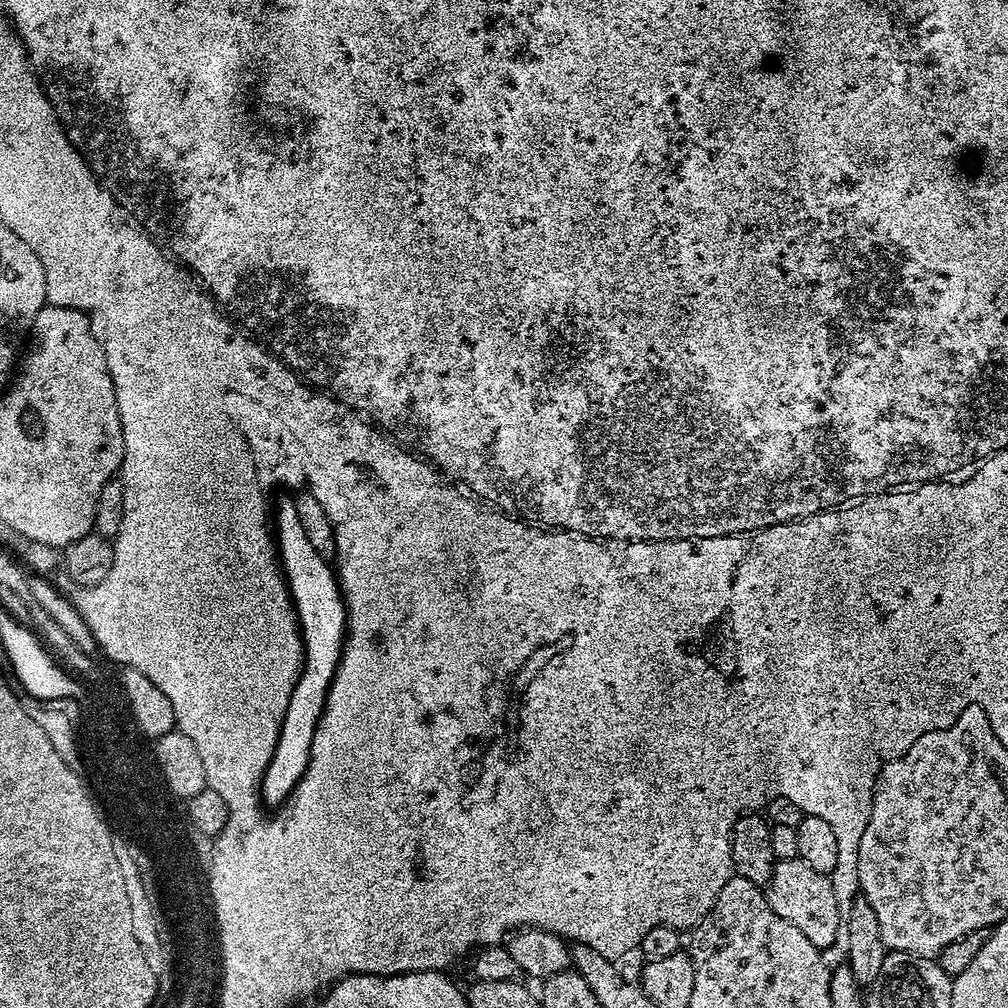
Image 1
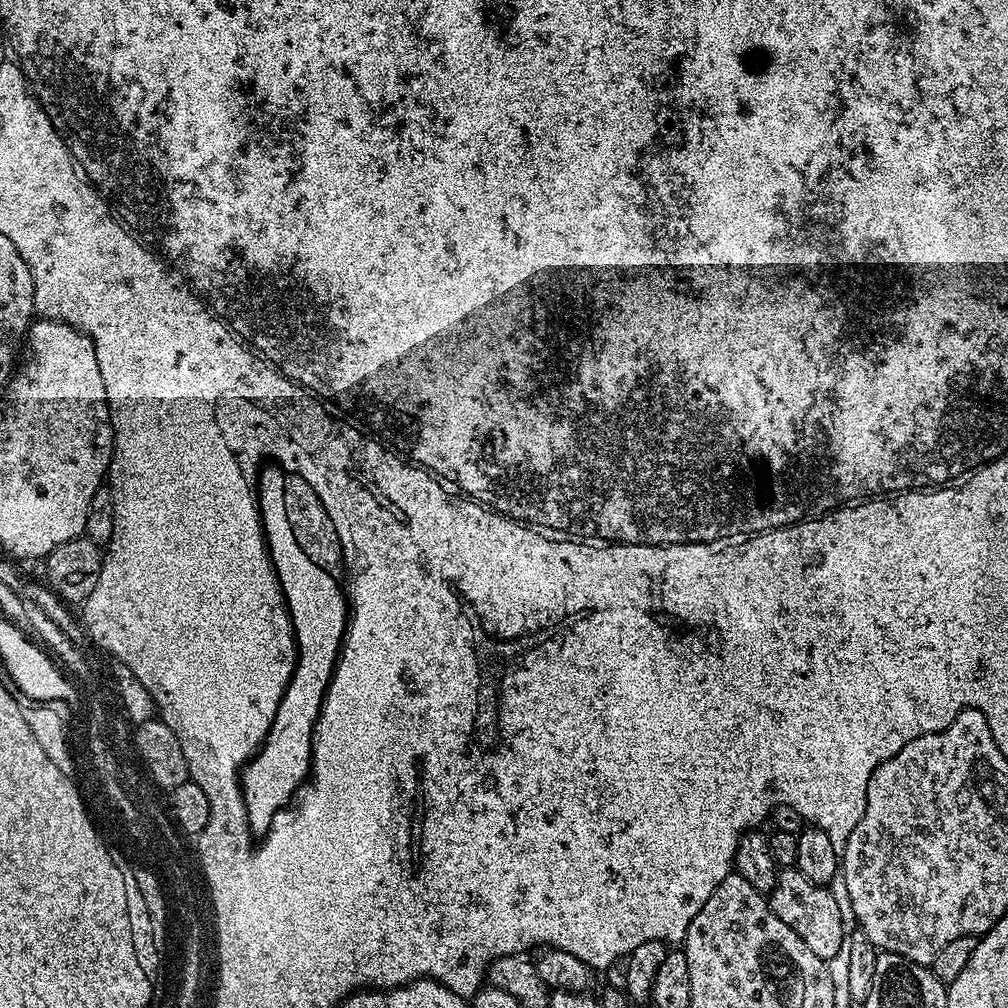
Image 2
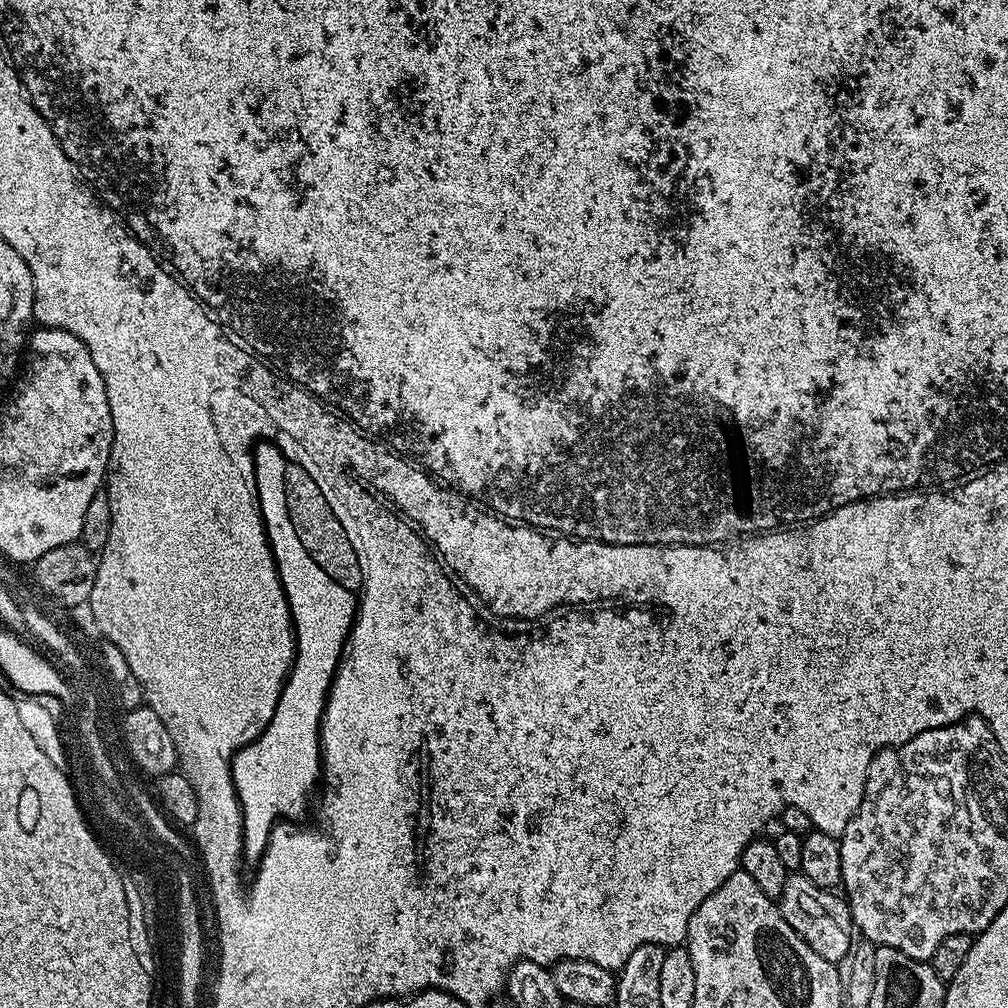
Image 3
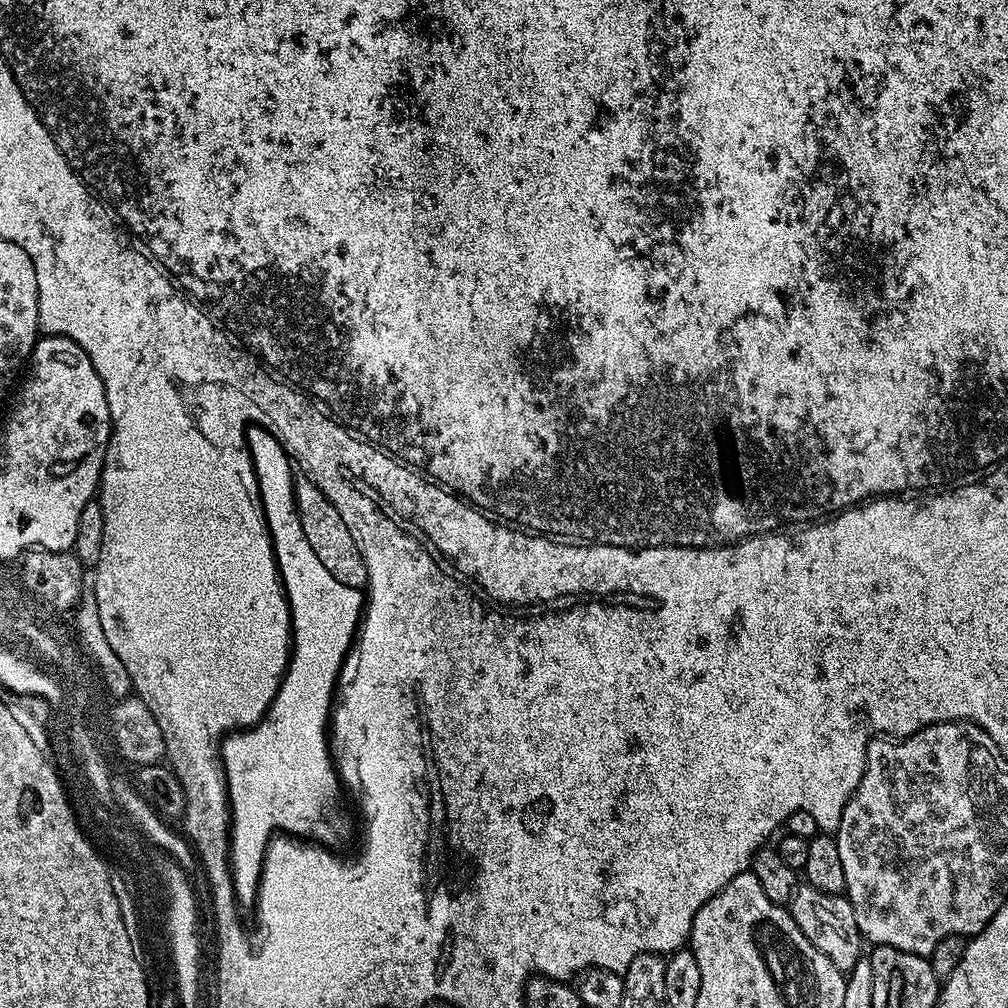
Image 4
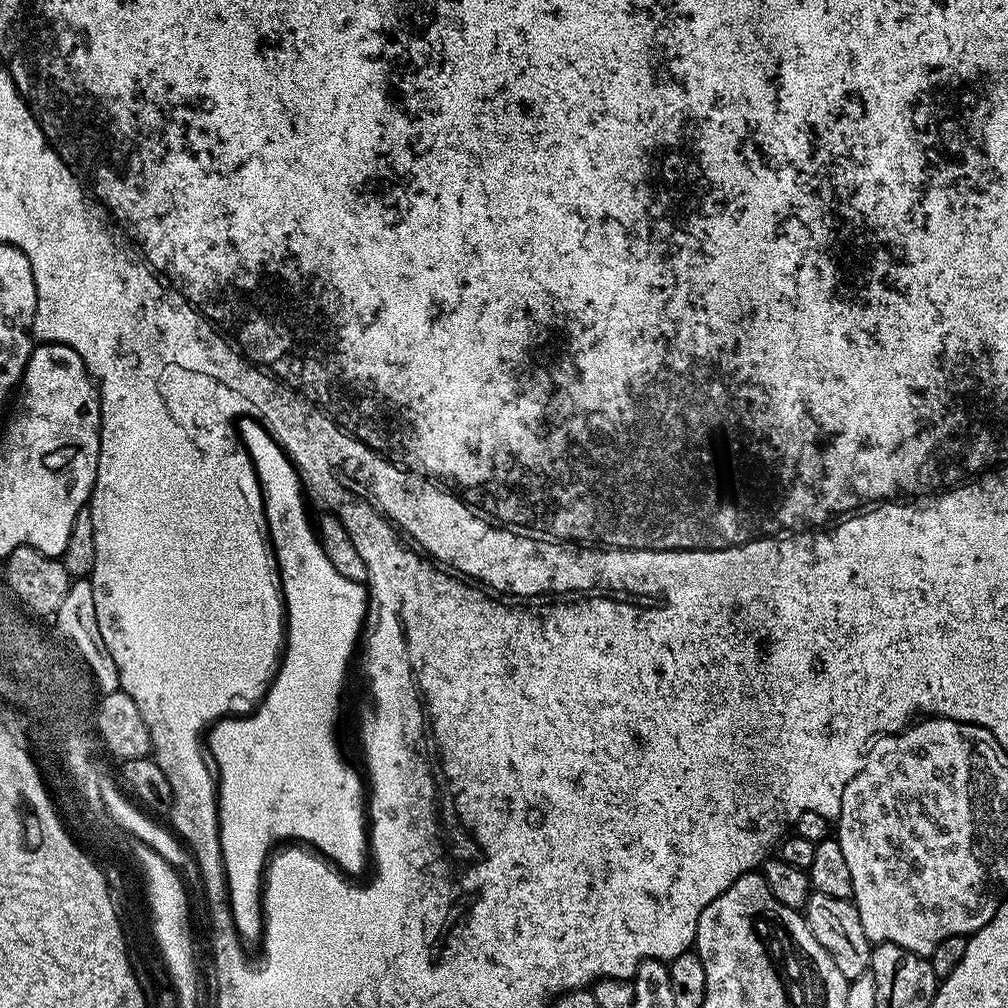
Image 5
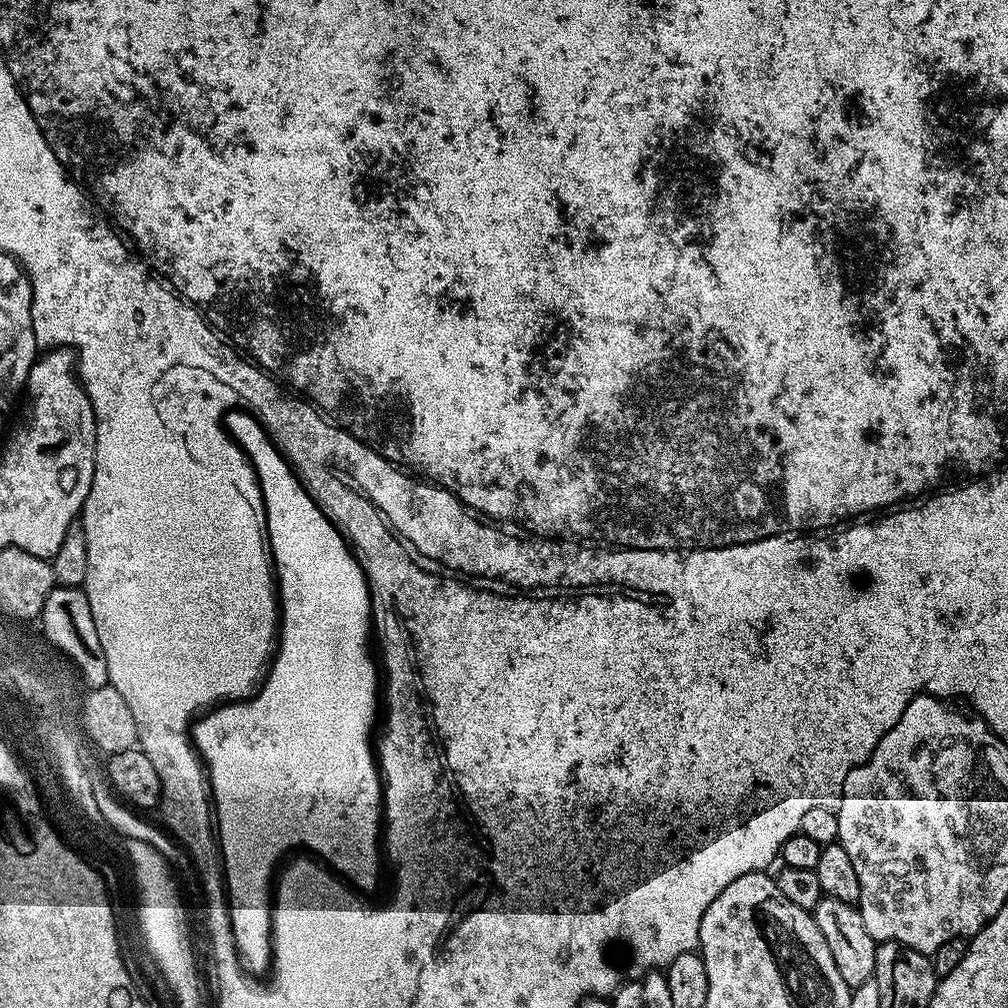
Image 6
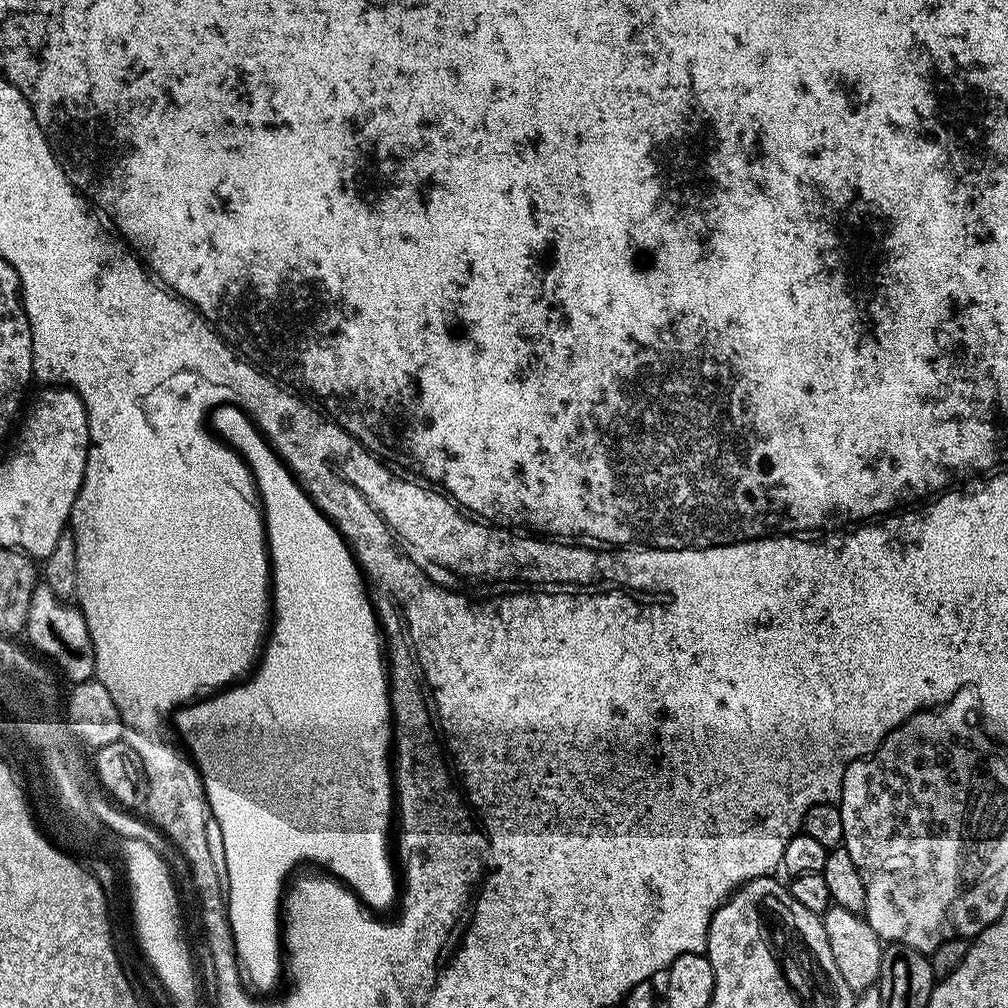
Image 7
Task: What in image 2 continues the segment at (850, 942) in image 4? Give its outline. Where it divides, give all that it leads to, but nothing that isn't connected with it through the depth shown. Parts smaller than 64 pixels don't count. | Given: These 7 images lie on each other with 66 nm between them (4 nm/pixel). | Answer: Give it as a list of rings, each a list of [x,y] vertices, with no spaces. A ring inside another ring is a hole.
[[[793,866],[783,869],[777,875],[776,885],[770,894],[772,913],[782,918],[782,922],[786,922],[786,926],[790,926],[790,930],[794,930],[798,938],[802,938],[802,942],[806,942],[806,946],[810,946],[810,950],[814,950],[814,954],[818,954],[818,958],[826,962],[838,953],[846,933],[842,926],[841,901],[835,900],[828,891],[827,887],[810,882],[806,874]]]

